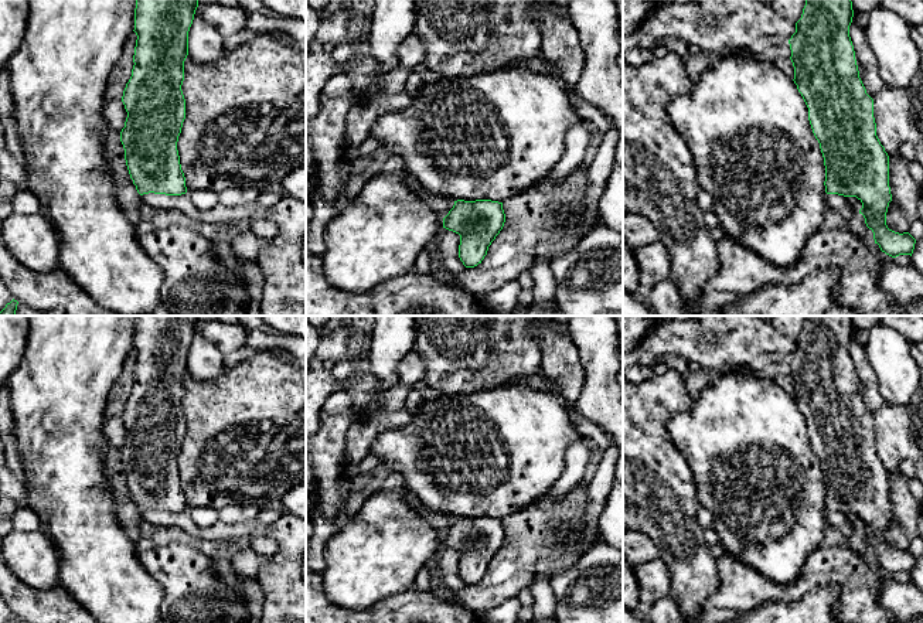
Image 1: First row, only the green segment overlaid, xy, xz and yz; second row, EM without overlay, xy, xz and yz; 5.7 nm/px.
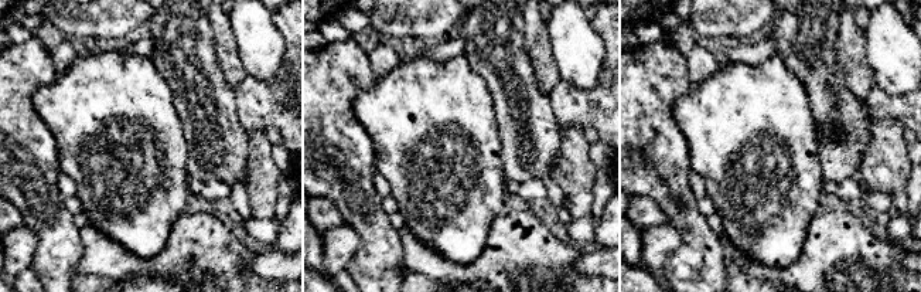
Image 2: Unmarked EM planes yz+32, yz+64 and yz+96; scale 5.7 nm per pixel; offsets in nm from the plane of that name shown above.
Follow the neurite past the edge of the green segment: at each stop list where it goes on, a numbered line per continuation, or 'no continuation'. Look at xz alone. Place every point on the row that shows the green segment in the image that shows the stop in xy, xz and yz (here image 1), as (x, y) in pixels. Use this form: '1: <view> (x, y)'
no continuation

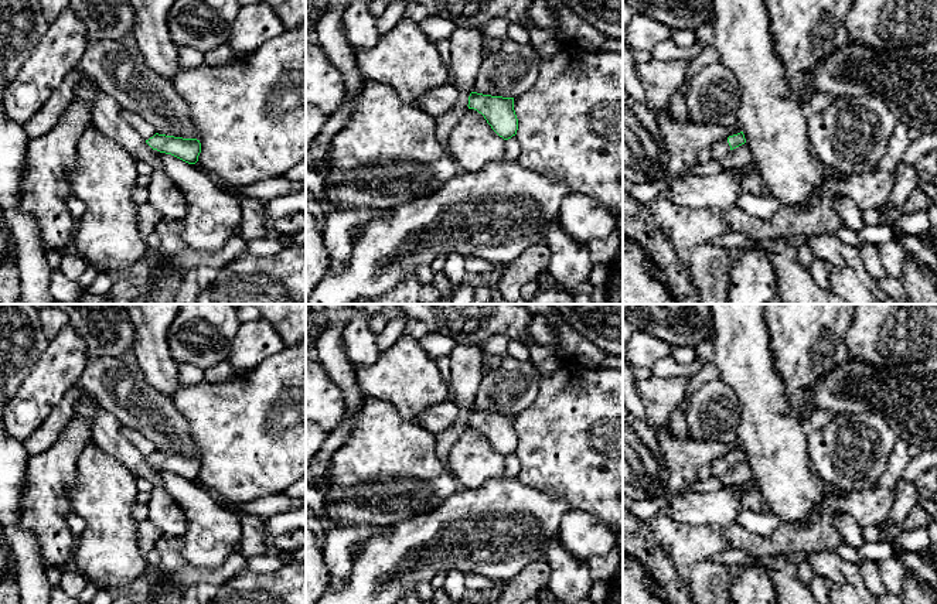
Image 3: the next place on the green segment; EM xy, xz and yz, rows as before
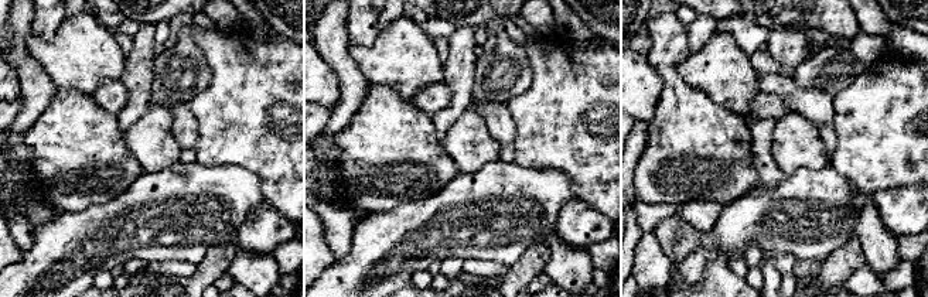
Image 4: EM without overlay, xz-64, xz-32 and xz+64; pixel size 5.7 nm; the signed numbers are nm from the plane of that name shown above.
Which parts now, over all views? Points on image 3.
1: yz (719, 150)

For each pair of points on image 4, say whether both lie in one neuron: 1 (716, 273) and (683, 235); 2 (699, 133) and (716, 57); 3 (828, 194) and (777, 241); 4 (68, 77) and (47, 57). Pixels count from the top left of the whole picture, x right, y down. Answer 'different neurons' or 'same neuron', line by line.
1: same neuron
2: different neurons
3: same neuron
4: same neuron

